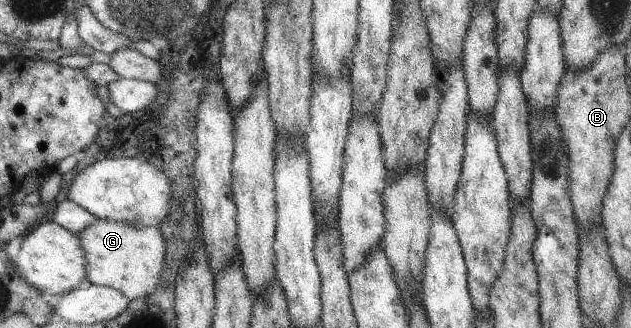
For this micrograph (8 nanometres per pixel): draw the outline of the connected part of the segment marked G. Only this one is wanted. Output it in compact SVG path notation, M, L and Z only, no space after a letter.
M97 219L75 236L84 252L87 283L114 288L129 300L155 292L166 254L166 242L159 228Z

